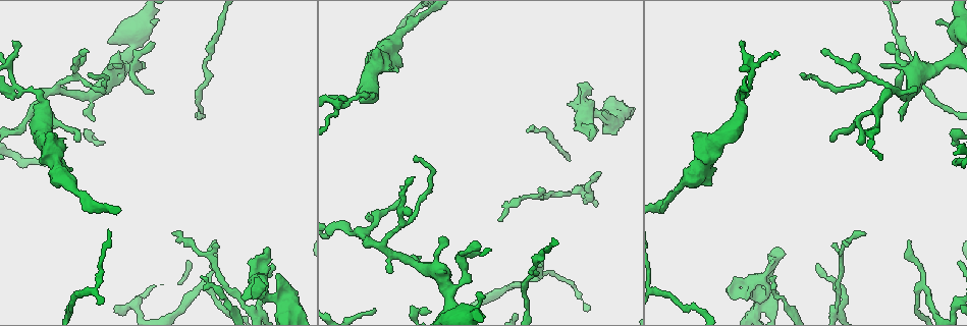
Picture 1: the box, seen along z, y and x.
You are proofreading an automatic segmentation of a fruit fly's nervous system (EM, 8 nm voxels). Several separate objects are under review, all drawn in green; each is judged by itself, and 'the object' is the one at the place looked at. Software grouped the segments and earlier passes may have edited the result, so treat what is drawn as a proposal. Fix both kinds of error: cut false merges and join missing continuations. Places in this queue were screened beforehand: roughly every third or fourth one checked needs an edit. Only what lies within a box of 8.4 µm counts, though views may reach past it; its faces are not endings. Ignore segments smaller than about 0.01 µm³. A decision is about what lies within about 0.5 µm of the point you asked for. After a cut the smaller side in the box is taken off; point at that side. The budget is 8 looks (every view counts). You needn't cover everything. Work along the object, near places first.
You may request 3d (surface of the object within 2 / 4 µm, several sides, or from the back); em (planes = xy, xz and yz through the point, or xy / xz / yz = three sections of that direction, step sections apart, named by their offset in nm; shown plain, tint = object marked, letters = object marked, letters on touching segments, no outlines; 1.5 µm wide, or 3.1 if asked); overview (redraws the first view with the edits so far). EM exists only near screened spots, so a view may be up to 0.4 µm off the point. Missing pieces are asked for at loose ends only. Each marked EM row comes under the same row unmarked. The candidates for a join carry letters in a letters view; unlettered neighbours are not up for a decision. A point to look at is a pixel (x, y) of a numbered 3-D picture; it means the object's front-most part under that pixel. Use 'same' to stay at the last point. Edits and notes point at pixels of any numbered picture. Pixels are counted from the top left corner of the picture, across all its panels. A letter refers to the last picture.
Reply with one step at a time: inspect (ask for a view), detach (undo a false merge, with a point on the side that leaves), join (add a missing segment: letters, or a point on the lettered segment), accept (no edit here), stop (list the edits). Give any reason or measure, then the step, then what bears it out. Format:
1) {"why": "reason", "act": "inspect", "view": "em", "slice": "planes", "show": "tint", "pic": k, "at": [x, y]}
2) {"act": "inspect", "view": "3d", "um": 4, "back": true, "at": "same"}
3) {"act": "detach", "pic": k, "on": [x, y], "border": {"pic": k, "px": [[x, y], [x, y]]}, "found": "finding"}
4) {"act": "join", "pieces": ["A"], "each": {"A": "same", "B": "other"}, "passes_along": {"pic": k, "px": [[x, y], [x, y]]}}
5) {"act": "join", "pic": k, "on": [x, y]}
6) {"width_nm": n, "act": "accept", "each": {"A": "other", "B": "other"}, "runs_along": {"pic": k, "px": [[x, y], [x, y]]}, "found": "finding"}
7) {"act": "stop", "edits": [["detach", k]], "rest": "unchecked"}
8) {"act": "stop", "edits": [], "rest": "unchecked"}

{"why": "tapers out", "act": "inspect", "view": "em", "slice": "planes", "show": "letters", "pic": 1, "at": [498, 218]}

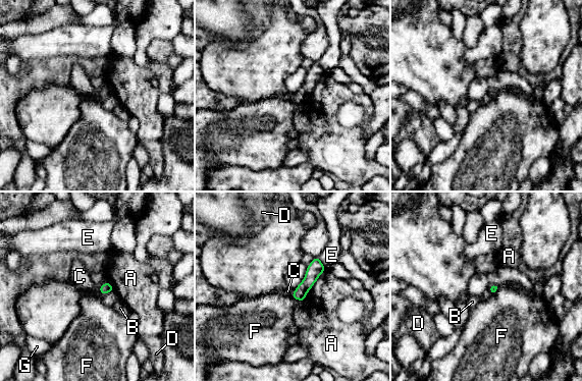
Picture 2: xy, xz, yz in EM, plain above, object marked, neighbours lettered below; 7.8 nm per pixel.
{"act": "join", "pic": 2, "on": [287, 291], "each": {"A": "other", "B": "other", "C": "same", "D": "other", "E": "other", "F": "other", "G": "other"}, "passes_along": {"pic": 2, "px": [[314, 270], [293, 292], [287, 291]]}, "found": "the neuron continues"}

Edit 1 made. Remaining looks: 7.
{"why": "an open end", "act": "inspect", "view": "3d", "um": 4, "pic": 1, "at": [599, 173]}

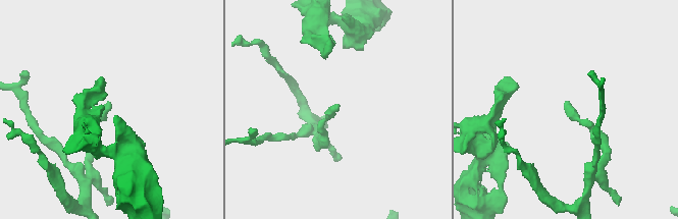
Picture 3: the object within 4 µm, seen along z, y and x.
{"why": "shape alone is not enough", "act": "inspect", "view": "em", "slice": "planes", "show": "letters", "pic": 3, "at": [337, 104]}

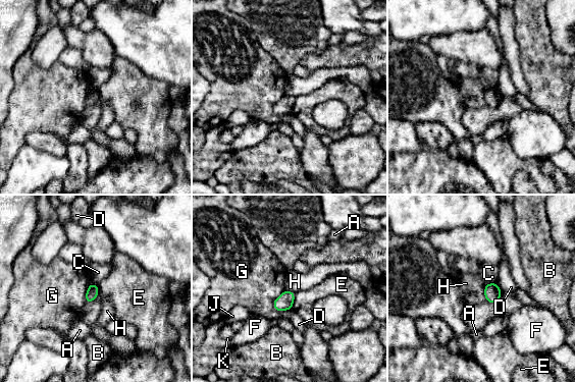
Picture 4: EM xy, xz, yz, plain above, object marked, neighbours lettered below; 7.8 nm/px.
{"act": "accept", "each": {"A": "other", "B": "other", "C": "other", "D": "other", "E": "other", "F": "other", "G": "other", "H": "other", "J": "other", "K": "other"}, "border": {"pic": 4, "px": [[485, 284], [484, 299]]}, "found": "no lettered segment goes on from it"}

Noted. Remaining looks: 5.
{"why": "small branch off a trunk", "act": "inspect", "view": "3d", "um": 2, "pic": 1, "at": [758, 299]}

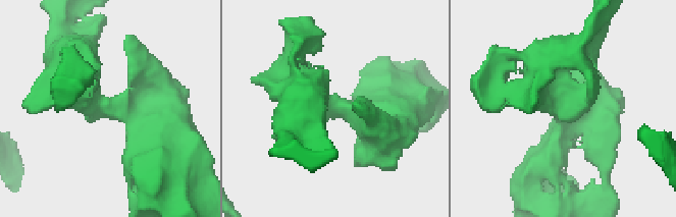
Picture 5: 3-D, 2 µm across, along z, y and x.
{"act": "inspect", "view": "em", "slice": "planes", "show": "letters", "pic": 5, "at": [120, 108]}

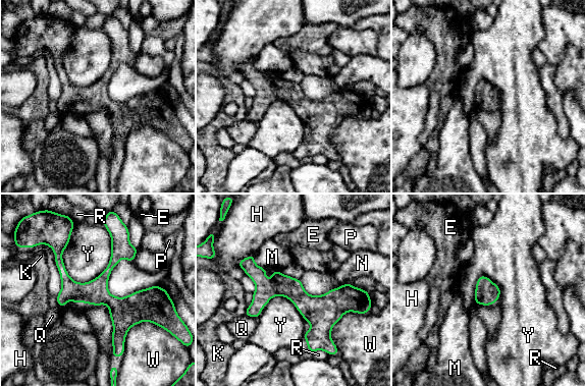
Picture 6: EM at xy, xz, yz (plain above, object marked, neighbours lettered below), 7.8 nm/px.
{"act": "accept", "each": {"E": "other", "H": "other", "K": "other", "M": "other", "N": "other", "P": "other", "Q": "other", "R": "other", "W": "other", "Y": "other"}, "runs_along": {"pic": 6, "px": [[241, 264], [304, 301], [355, 296]]}, "found": "all the same neuron"}

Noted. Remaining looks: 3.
{"act": "stop", "edits": [["join", 2]], "rest": "unchecked"}

